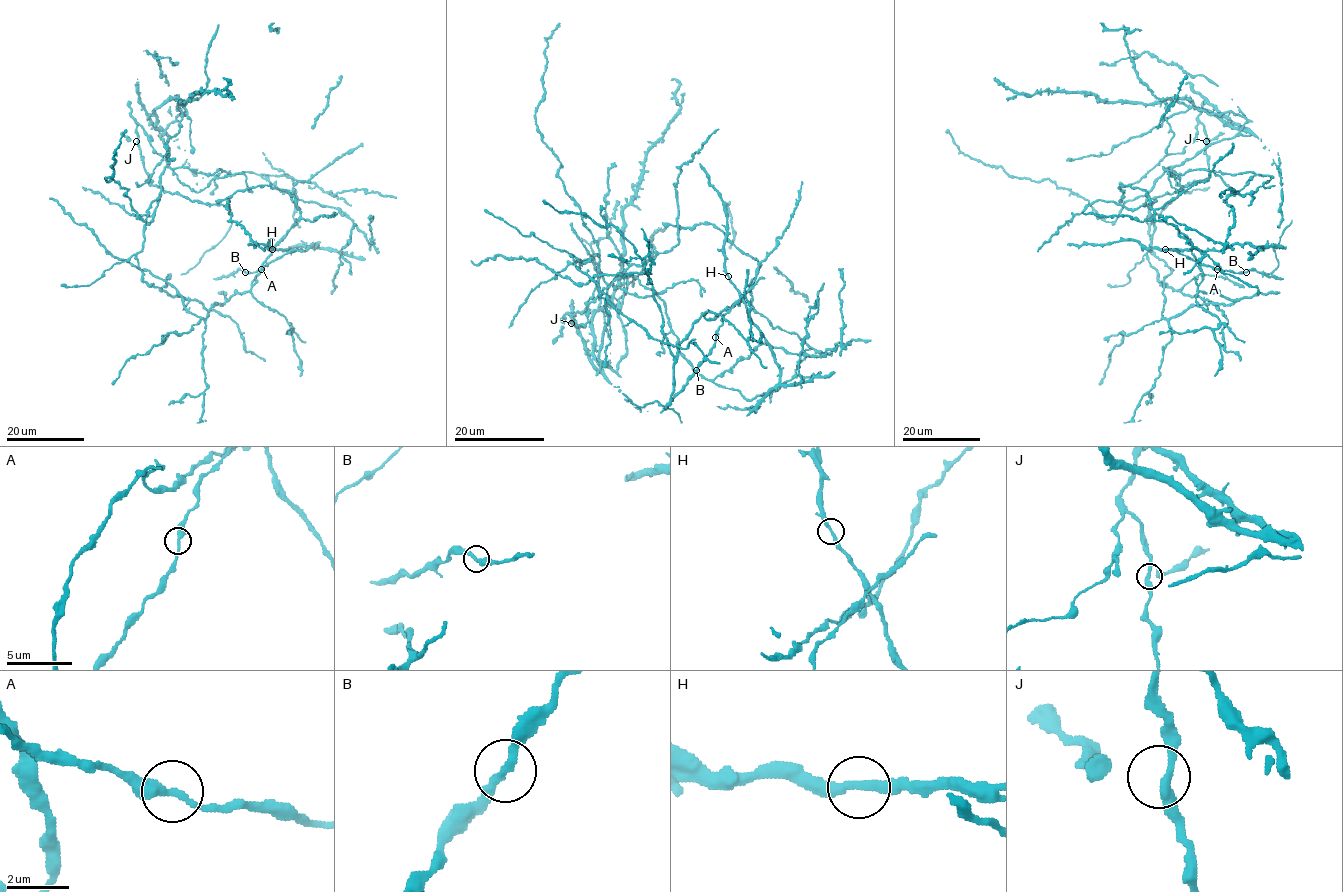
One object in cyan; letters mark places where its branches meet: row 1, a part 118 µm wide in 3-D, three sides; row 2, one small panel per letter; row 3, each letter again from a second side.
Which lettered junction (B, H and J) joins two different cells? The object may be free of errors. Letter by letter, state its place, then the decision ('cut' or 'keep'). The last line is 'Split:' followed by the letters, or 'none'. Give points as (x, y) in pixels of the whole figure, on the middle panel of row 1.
B: place (696, 370); keep
H: place (728, 276); keep
J: place (571, 323); keep
Split: none

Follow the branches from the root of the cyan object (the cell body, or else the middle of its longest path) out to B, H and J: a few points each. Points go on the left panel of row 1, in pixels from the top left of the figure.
B: (174, 296), (197, 299), (217, 311), (235, 293), (249, 291), (267, 263), (261, 271), (245, 272)
H: (174, 296), (197, 299), (207, 310), (217, 311), (235, 293), (249, 291), (263, 264), (284, 253), (272, 249)
J: (174, 296), (217, 311), (249, 291), (299, 210), (266, 184), (236, 190), (230, 209), (165, 192), (136, 141)

